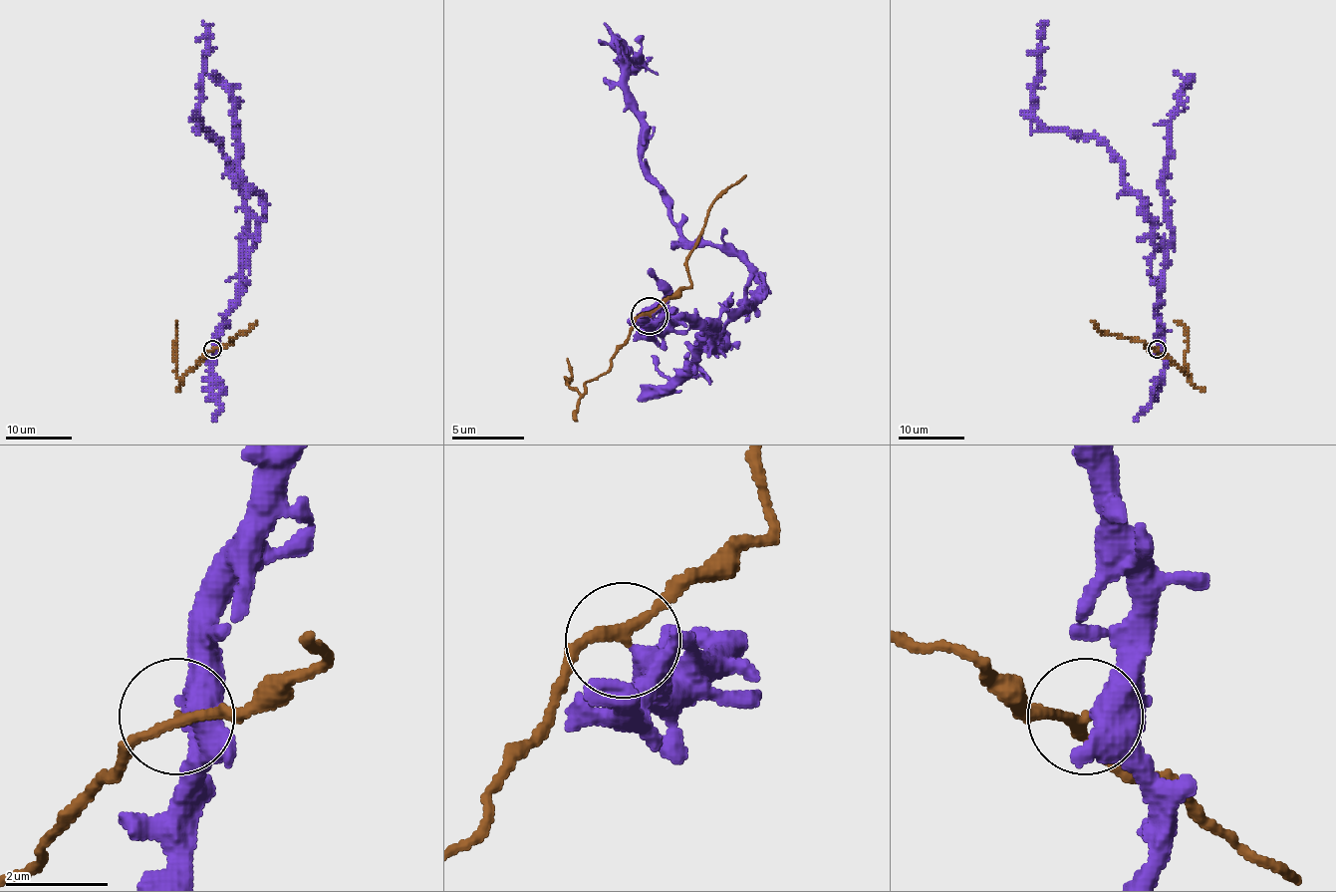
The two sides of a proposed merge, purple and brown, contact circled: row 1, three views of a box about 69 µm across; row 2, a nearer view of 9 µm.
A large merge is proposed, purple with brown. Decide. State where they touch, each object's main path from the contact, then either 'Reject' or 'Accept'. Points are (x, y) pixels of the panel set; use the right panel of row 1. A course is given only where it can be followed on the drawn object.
Place: (1157, 349). Course of purple: (1157, 348), (1165, 250), (1147, 203), (1102, 142), (1048, 131), (1035, 116), (1047, 22). Course of brown: (1157, 348), (1160, 355), (1170, 358), (1190, 378), (1185, 363), (1187, 333), (1175, 322). Reject

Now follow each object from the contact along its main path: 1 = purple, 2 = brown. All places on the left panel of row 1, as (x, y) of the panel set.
1: (213, 348), (238, 292), (242, 250), (253, 243), (264, 196), (243, 185), (218, 142), (202, 131), (203, 22)
2: (212, 348), (180, 378), (175, 372), (175, 322)

